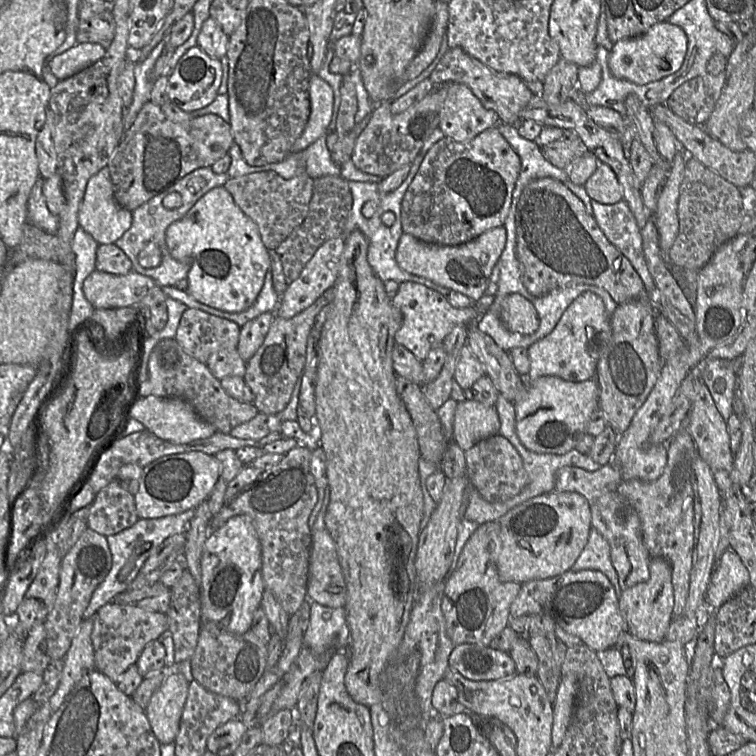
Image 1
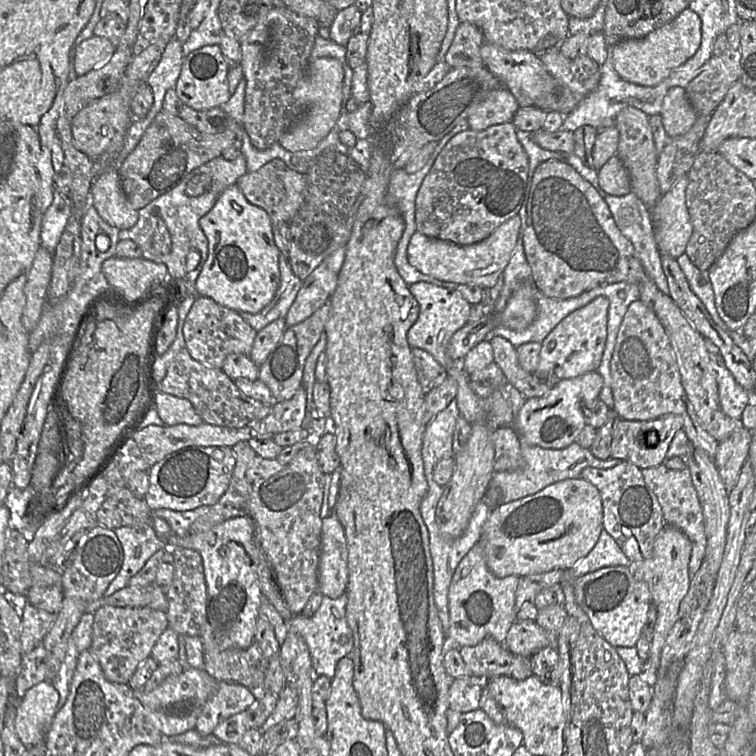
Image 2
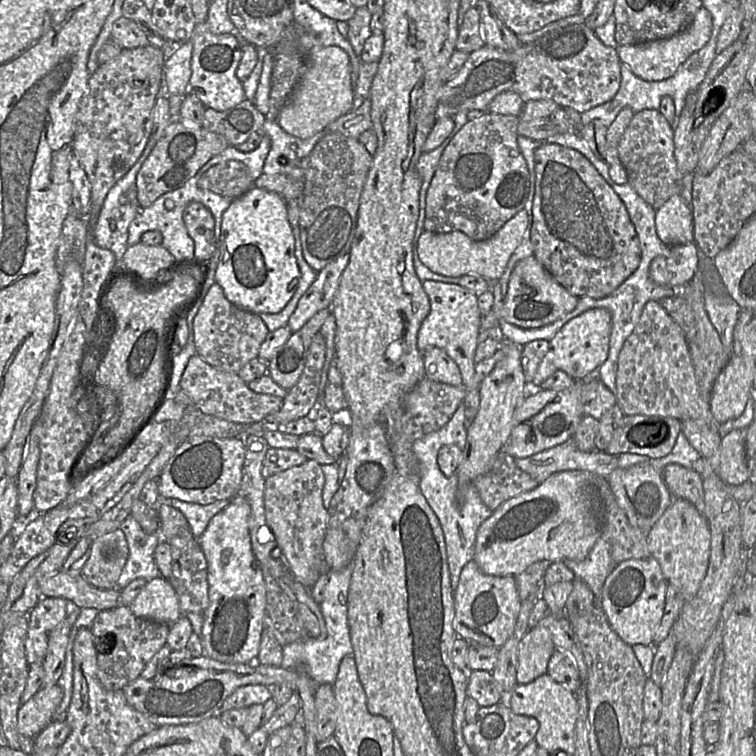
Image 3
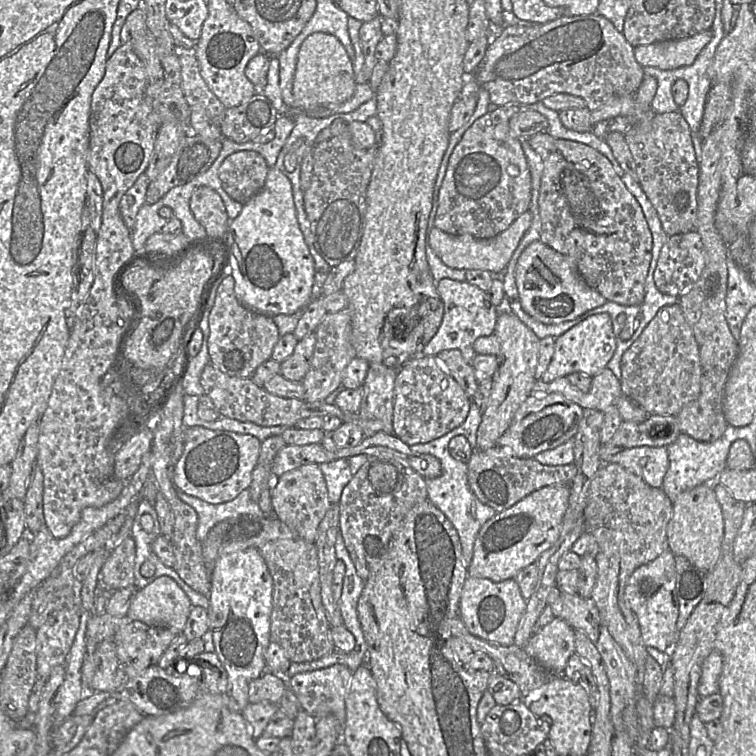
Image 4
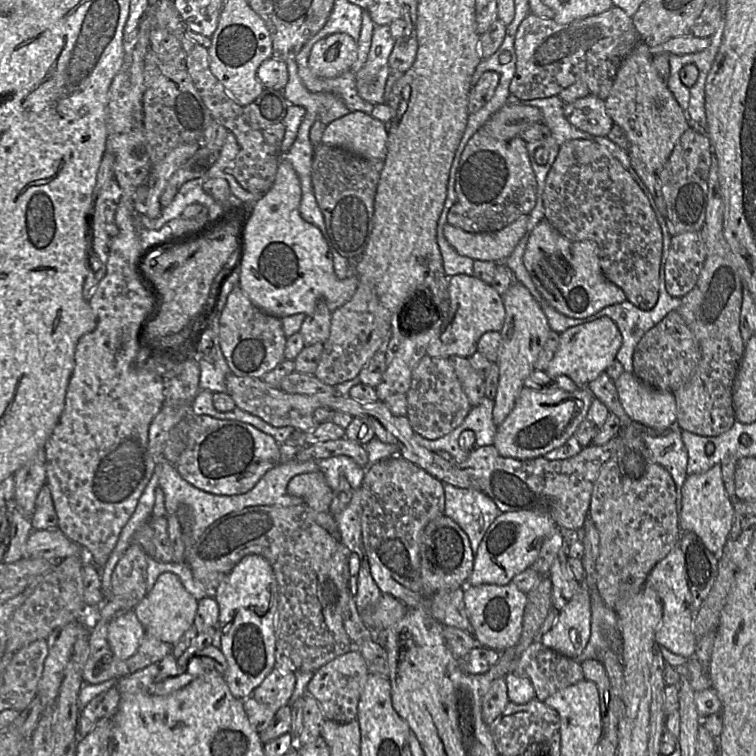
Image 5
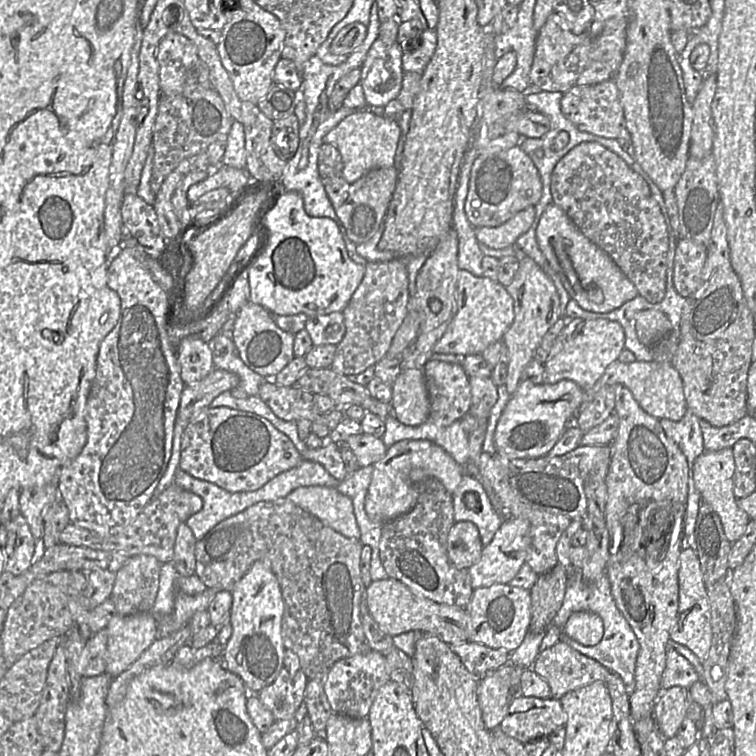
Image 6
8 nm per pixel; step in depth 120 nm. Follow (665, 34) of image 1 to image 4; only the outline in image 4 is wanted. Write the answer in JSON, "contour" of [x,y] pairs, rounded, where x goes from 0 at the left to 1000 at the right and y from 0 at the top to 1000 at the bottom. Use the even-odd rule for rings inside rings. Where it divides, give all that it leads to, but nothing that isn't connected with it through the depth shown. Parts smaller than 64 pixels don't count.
{"contour":[[[942,38],[897,53],[881,53],[839,62],[839,74],[851,89],[890,93],[918,82],[942,52]]]}

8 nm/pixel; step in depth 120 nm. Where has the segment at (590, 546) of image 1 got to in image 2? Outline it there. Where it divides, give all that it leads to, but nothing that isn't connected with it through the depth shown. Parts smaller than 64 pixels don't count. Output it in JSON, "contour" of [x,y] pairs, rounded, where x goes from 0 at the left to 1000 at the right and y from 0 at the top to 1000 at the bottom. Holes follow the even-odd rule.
{"contour":[[[798,701],[784,726],[766,745],[749,754],[742,774],[747,796],[761,796],[758,769],[762,765],[804,749],[831,749],[832,746],[832,738],[825,733],[816,716]]]}

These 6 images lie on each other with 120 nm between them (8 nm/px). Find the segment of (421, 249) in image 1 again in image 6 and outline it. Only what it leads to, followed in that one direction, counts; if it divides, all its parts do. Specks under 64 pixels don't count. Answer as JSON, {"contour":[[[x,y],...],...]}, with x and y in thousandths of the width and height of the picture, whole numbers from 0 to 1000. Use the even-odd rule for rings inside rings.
{"contour":[[[700,272],[661,299],[628,302],[628,311],[635,324],[668,329],[680,324],[684,316],[701,302],[706,287],[708,272]]]}

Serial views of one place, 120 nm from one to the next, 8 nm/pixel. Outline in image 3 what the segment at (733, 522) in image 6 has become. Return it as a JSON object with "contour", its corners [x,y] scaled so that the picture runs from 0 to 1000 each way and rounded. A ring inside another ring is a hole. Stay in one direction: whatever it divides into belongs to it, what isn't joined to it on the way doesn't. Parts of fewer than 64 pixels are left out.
{"contour":[[[892,660],[860,701],[856,720],[860,735],[870,742],[884,771],[897,767],[906,792],[913,794],[922,783],[938,747],[940,705],[931,680],[907,660]]]}

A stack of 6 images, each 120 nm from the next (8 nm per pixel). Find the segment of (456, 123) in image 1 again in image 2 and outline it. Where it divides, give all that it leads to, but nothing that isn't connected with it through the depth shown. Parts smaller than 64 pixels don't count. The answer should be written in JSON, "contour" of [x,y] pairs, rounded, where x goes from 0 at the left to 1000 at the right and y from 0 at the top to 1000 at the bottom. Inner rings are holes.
{"contour":[[[663,114],[648,120],[618,153],[618,169],[638,172],[676,160],[687,139],[680,126]]]}

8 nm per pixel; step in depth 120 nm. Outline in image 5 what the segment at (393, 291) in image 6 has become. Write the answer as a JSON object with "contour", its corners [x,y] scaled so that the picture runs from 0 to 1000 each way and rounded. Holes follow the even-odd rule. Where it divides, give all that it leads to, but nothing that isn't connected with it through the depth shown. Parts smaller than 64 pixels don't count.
{"contour":[[[476,374],[466,394],[439,411],[437,443],[427,454],[426,471],[415,496],[438,511],[471,500],[489,475],[508,463],[517,439],[516,413],[488,377]]]}

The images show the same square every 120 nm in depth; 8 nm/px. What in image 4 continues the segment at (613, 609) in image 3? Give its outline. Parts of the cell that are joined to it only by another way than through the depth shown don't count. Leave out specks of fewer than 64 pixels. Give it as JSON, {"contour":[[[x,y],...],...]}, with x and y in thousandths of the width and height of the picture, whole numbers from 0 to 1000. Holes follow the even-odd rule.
{"contour":[[[881,728],[865,741],[840,753],[825,780],[825,794],[843,816],[852,853],[877,862],[886,862],[896,848],[898,836],[894,829],[898,804],[892,790],[893,774],[893,734]]]}

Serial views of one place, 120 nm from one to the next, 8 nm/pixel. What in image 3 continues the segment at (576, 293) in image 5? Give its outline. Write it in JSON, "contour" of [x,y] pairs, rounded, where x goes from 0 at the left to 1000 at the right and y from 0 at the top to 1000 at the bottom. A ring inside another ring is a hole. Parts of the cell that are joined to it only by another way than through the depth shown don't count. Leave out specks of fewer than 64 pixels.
{"contour":[[[704,337],[688,344],[681,351],[663,414],[655,414],[649,410],[646,415],[638,417],[636,439],[657,431],[663,425],[694,435],[714,434],[758,411],[765,398],[766,393],[754,389]]]}

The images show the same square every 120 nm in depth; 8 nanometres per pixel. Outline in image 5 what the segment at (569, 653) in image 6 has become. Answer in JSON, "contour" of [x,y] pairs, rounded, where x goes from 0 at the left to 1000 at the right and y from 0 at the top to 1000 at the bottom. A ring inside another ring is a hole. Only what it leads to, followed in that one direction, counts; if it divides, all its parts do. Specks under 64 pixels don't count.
{"contour":[[[709,848],[690,864],[677,890],[697,897],[705,906],[708,925],[714,927],[774,899],[769,877]]]}

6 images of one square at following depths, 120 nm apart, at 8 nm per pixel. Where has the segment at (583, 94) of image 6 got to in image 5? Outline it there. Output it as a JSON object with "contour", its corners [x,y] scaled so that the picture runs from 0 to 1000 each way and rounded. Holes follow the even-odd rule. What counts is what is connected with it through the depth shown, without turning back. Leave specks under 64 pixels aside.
{"contour":[[[784,124],[746,139],[745,151],[761,169],[784,180],[802,181],[812,161],[800,146],[800,132]]]}

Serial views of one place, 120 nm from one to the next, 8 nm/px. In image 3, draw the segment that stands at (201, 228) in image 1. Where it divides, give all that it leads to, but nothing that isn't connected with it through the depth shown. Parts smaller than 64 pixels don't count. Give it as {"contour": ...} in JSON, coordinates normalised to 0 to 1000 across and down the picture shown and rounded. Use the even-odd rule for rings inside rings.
{"contour":[[[335,246],[323,258],[310,263],[294,286],[288,331],[290,344],[284,357],[284,374],[288,374],[295,381],[299,394],[307,402],[336,415],[364,415],[370,413],[388,393],[398,360],[390,337],[390,313],[381,291],[380,267],[369,257]]]}

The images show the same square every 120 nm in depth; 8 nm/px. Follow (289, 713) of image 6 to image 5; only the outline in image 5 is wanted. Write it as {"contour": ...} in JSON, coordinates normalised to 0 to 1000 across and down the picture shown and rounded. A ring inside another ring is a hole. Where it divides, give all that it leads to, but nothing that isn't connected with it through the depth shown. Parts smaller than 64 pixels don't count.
{"contour":[[[362,884],[336,911],[333,922],[364,940],[381,933],[390,910],[390,889],[372,889]]]}

